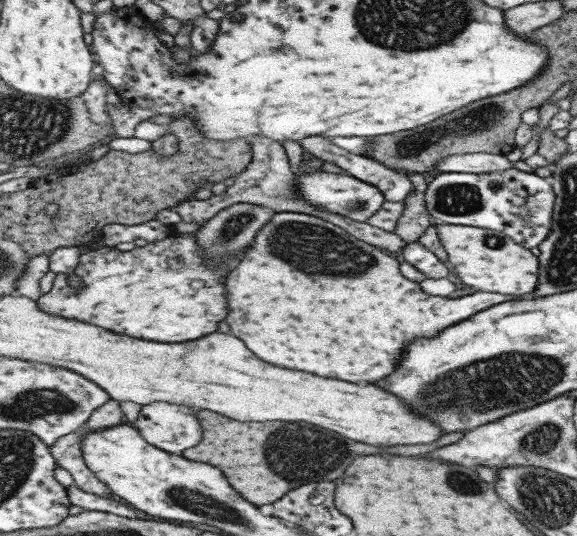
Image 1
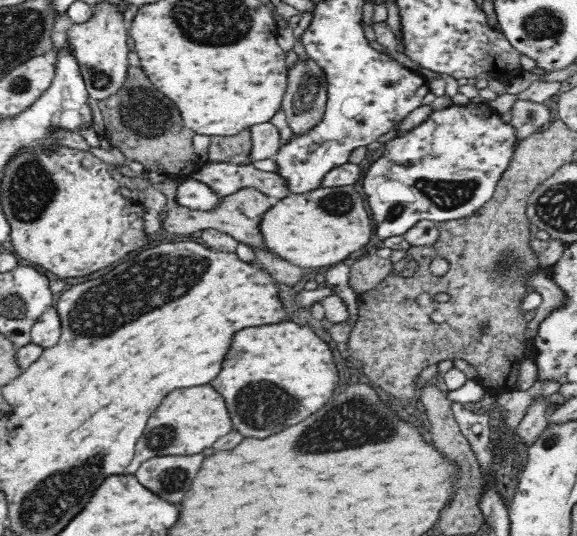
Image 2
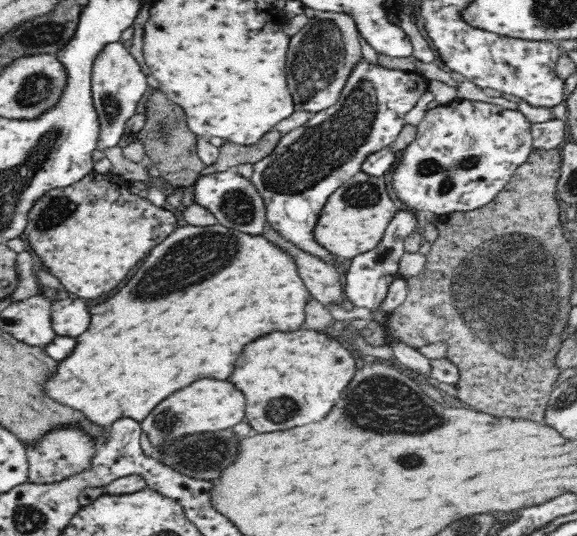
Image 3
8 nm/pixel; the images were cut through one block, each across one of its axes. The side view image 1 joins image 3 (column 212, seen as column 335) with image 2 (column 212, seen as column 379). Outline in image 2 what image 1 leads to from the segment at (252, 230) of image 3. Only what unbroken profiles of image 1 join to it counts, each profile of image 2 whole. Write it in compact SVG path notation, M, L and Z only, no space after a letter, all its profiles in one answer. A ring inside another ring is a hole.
M190 177L184 180L184 184L176 189L175 202L177 207L186 207L192 210L209 211L217 207L224 198L214 193L212 187L208 187L205 182L194 180Z

